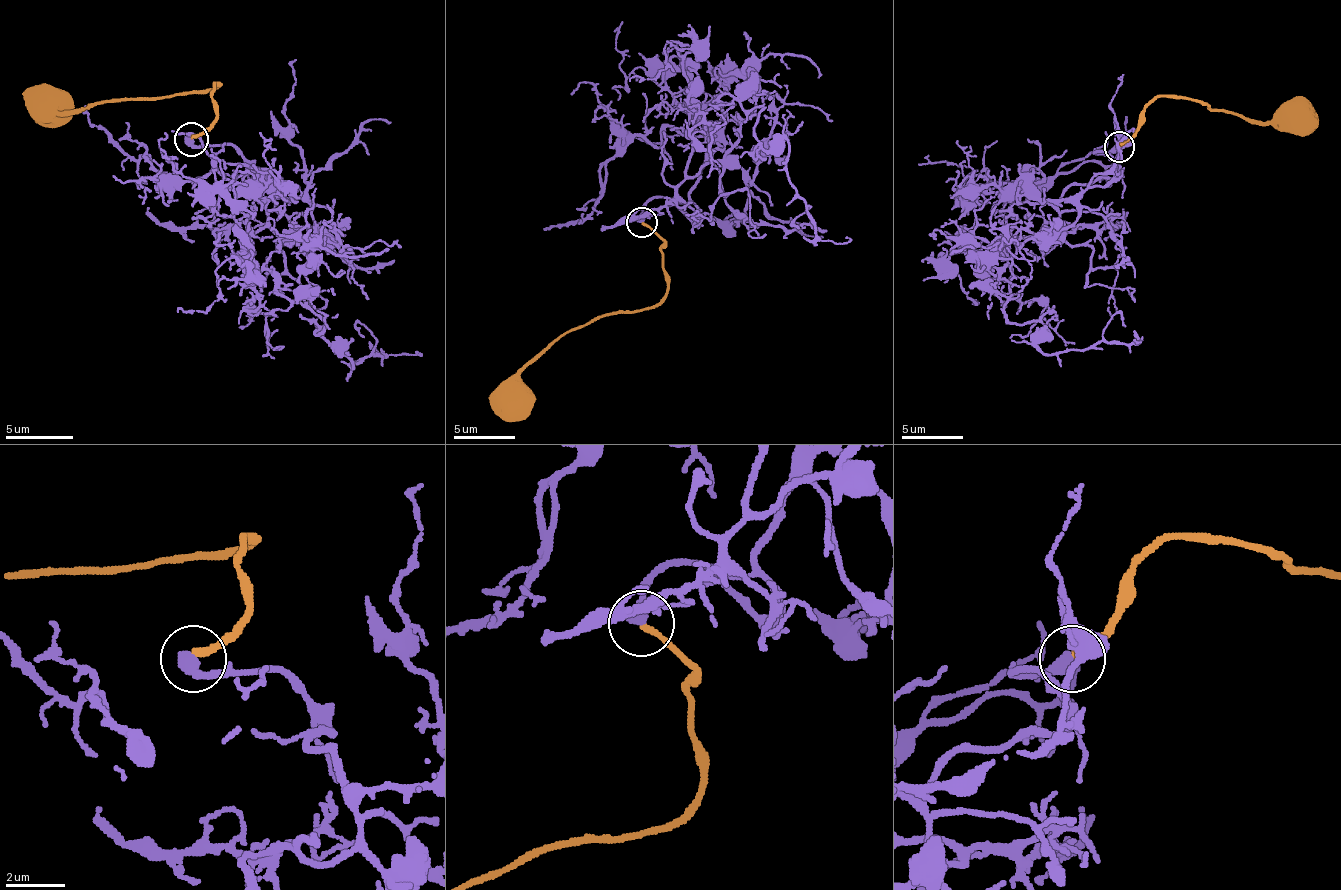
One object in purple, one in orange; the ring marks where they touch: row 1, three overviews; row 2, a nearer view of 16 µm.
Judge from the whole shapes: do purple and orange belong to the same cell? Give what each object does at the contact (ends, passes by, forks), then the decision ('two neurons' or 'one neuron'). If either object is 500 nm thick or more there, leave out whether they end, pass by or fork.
purple ends there; orange ends there; two neurons

